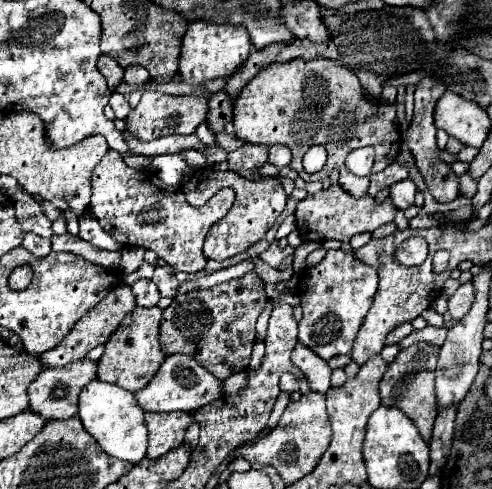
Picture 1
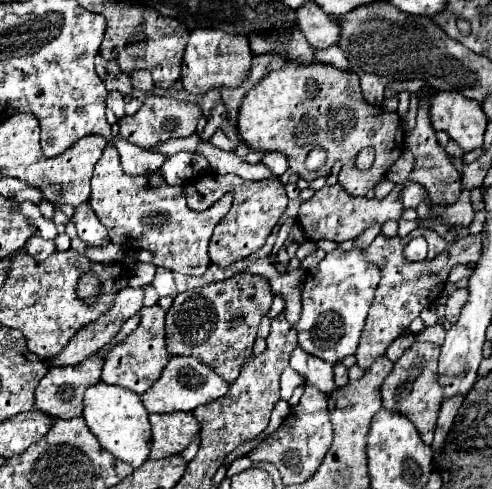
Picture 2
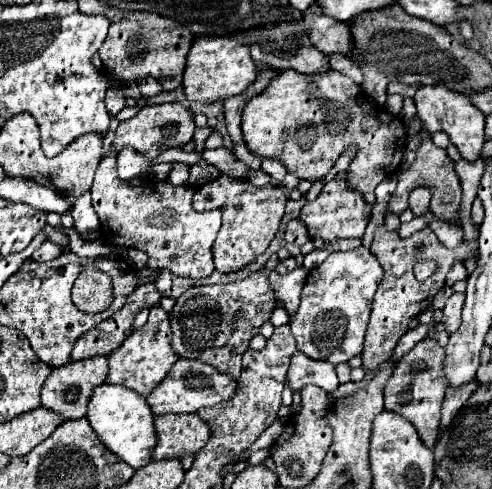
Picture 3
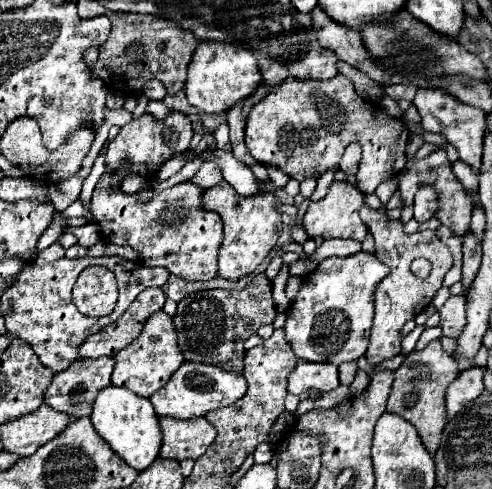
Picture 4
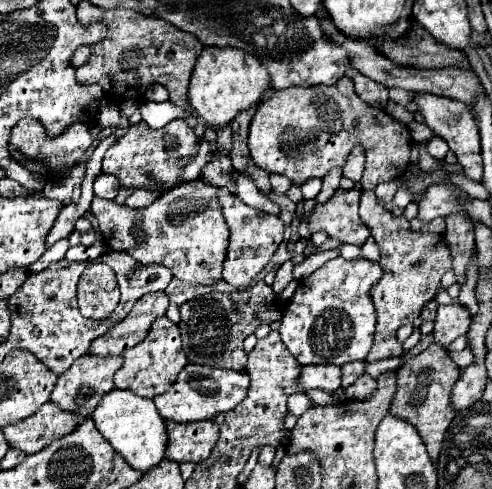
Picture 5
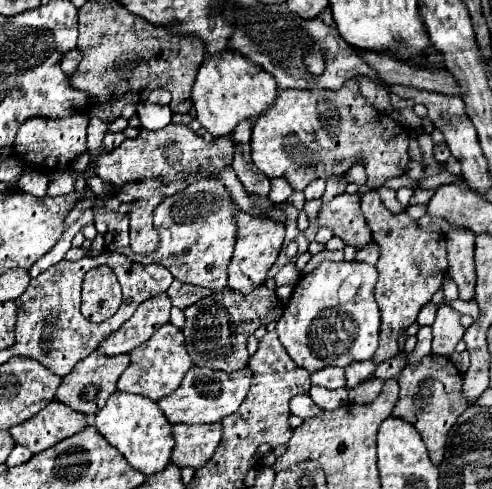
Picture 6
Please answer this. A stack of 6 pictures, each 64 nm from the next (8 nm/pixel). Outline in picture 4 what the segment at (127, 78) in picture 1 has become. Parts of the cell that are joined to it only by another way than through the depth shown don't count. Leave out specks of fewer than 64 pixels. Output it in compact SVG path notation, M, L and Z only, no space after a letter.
M150 78L150 80L144 82L142 92L144 92L144 96L146 96L148 100L162 100L162 98L166 96L164 84L162 84L160 80L154 80L154 78Z

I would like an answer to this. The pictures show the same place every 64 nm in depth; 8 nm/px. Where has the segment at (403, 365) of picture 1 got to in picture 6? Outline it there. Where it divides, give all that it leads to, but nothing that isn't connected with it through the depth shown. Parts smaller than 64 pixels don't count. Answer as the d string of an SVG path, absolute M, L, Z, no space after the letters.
M428 354L418 364L406 364L406 368L398 376L398 384L400 384L400 398L392 414L416 426L430 452L430 460L434 464L440 464L444 456L446 434L452 428L452 424L458 420L458 416L464 412L464 408L468 406L460 396L462 374L450 362L450 358L440 354Z

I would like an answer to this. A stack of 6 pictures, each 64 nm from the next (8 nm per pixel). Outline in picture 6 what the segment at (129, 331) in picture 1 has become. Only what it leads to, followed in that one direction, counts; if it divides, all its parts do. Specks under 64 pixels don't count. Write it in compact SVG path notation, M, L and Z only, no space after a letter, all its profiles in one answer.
M170 322L162 324L148 342L134 348L128 356L130 364L118 378L118 390L140 394L150 400L160 400L160 396L168 396L170 392L174 392L184 378L184 372L188 372L188 368L192 366L192 360L184 348L182 332Z

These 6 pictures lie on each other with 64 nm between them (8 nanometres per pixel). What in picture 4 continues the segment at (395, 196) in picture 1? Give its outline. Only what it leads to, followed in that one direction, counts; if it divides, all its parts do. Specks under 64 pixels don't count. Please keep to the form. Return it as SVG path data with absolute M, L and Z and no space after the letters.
M422 186L418 192L416 192L416 198L414 198L414 218L418 222L424 222L428 218L434 216L438 204L436 204L436 190L430 188L430 186Z

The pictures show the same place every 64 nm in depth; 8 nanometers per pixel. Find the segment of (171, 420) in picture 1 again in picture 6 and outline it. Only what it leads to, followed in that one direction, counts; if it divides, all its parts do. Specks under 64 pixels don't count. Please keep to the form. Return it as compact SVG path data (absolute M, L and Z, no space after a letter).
M174 424L172 426L172 436L174 436L174 448L172 448L172 462L180 468L192 466L194 470L204 466L220 438L222 438L222 426L216 424Z

